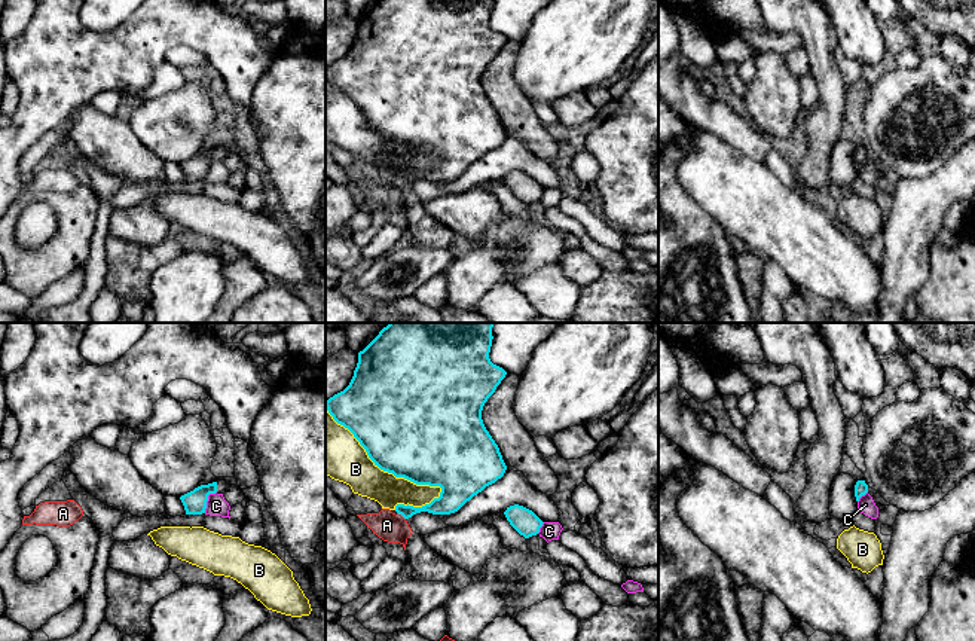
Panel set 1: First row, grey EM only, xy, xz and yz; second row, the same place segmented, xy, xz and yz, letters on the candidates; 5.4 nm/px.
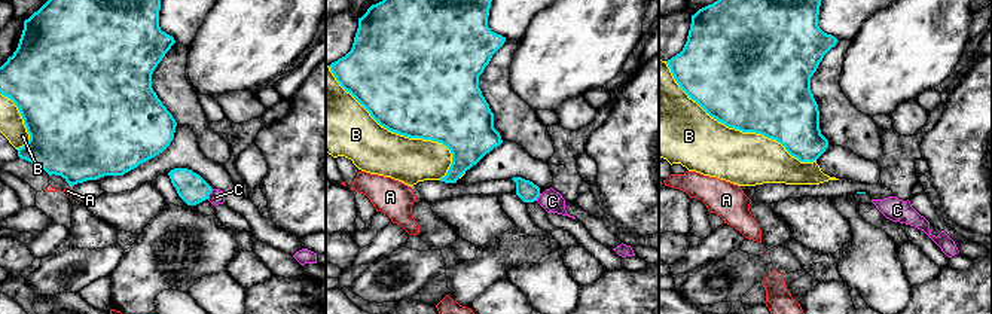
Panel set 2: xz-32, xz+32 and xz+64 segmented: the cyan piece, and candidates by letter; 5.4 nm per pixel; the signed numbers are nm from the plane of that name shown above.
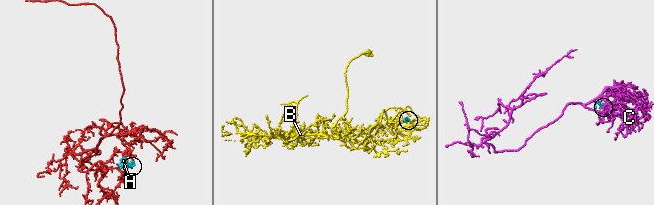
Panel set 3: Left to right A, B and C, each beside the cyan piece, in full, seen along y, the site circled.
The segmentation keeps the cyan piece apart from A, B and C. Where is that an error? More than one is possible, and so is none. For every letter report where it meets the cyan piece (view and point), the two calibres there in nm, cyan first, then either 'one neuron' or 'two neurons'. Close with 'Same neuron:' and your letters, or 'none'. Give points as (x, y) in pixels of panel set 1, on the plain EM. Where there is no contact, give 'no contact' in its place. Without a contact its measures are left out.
A: meets cyan in xz at (402, 182); 130 nm thick on the cyan side, 160 nm on the other; two neurons
B: meets cyan in xz at (382, 136); 500 nm thick on the cyan side, 260 nm on the other; two neurons
C: meets cyan in xy at (207, 167); 130 nm thick on the cyan side, 110 nm on the other; two neurons
Same neuron: none

